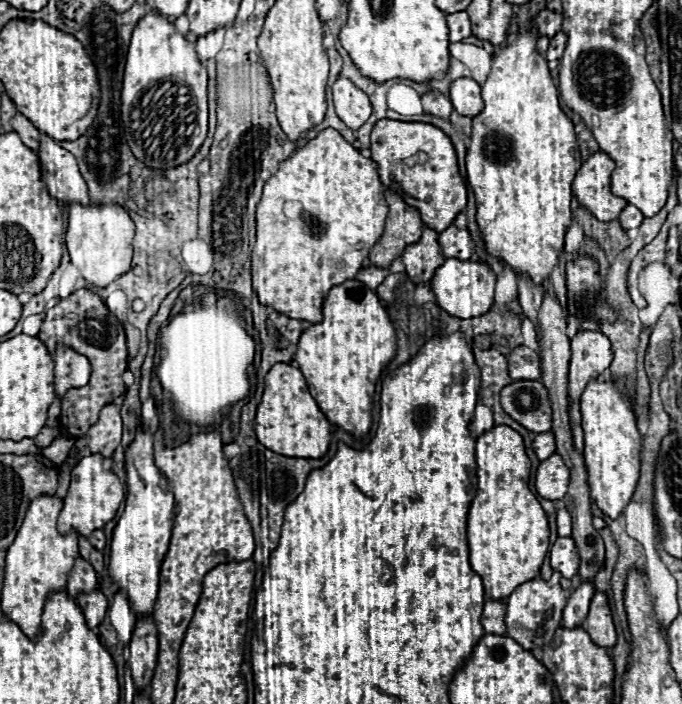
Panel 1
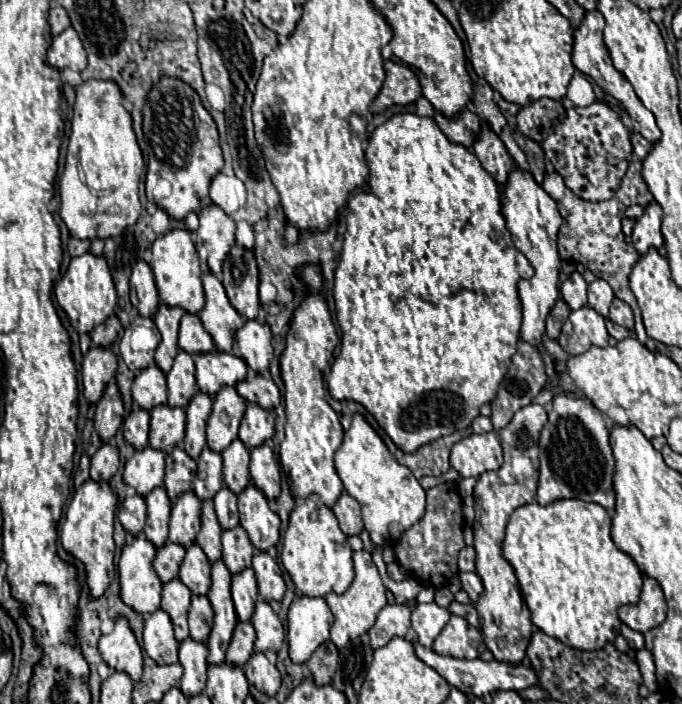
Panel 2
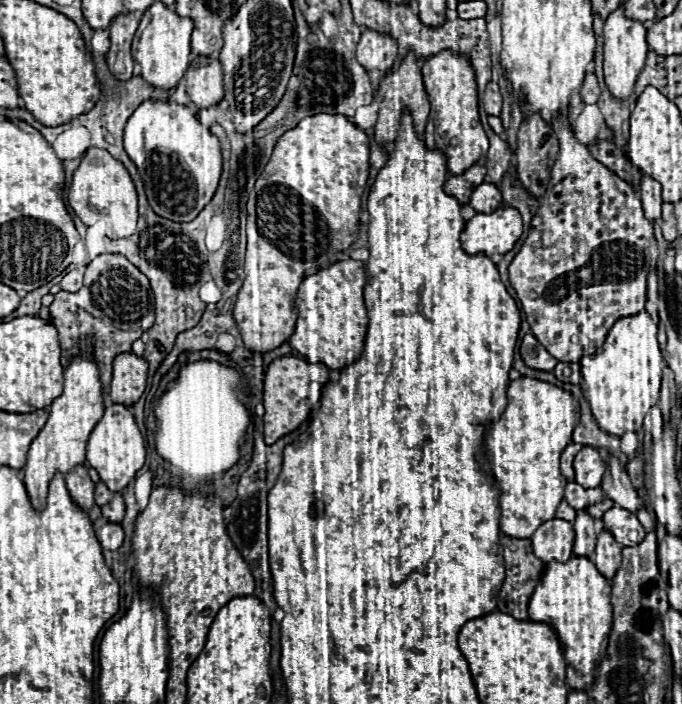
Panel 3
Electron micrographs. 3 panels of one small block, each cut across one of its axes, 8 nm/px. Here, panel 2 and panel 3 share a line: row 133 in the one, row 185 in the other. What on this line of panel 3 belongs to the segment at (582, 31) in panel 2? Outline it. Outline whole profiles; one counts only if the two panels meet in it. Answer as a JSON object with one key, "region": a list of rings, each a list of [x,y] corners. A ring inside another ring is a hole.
{"region":[[[642,178],[642,208],[644,216],[648,220],[658,220],[660,218],[660,208],[662,208],[662,196],[660,196],[660,186],[652,178]]]}

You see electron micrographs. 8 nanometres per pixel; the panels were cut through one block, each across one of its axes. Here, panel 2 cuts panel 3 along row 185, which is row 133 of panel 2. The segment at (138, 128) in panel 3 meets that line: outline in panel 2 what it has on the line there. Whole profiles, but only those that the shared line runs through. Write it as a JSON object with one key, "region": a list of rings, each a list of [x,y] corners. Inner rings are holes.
{"region":[[[178,78],[154,82],[146,96],[142,116],[142,130],[148,142],[146,196],[158,208],[166,210],[168,216],[184,220],[188,212],[202,208],[210,180],[224,166],[214,118],[202,106],[198,92]]]}

